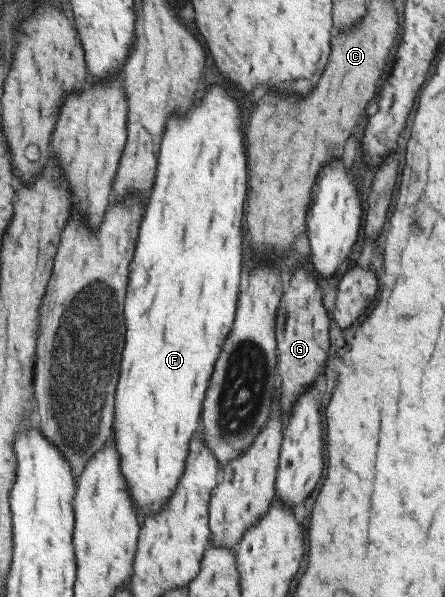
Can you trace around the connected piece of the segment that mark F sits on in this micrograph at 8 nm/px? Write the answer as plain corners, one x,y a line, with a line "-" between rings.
210,88
186,118
168,118
158,150
156,180
140,220
124,300
126,344
114,394
112,438
120,456
120,474
130,488
136,512
158,512
182,476
188,440
196,432
204,390
222,342
230,332
242,270
242,214
246,164
240,116
234,98

